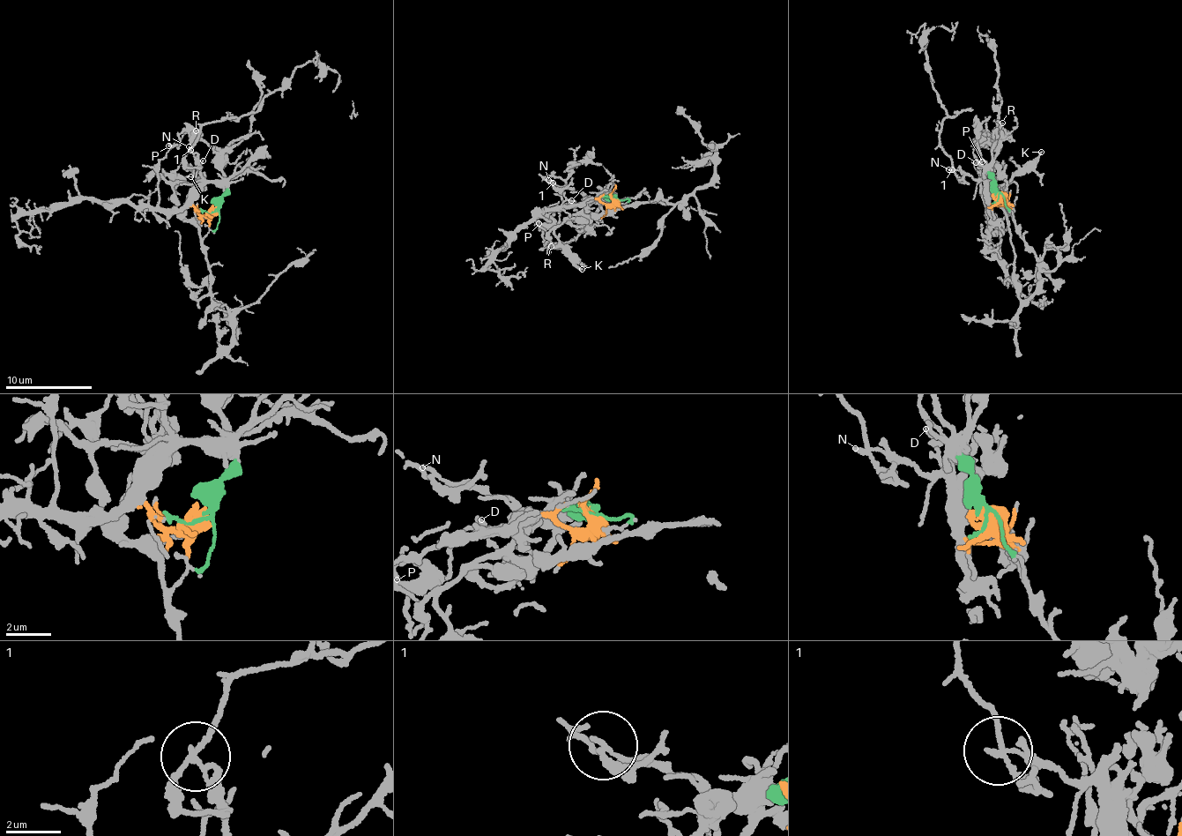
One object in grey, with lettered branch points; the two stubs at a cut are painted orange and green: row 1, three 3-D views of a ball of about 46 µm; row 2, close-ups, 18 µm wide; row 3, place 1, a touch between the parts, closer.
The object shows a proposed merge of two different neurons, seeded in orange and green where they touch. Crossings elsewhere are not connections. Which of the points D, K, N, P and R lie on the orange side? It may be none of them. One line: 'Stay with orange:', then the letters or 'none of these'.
Stay with orange: D, K, N, P, R

